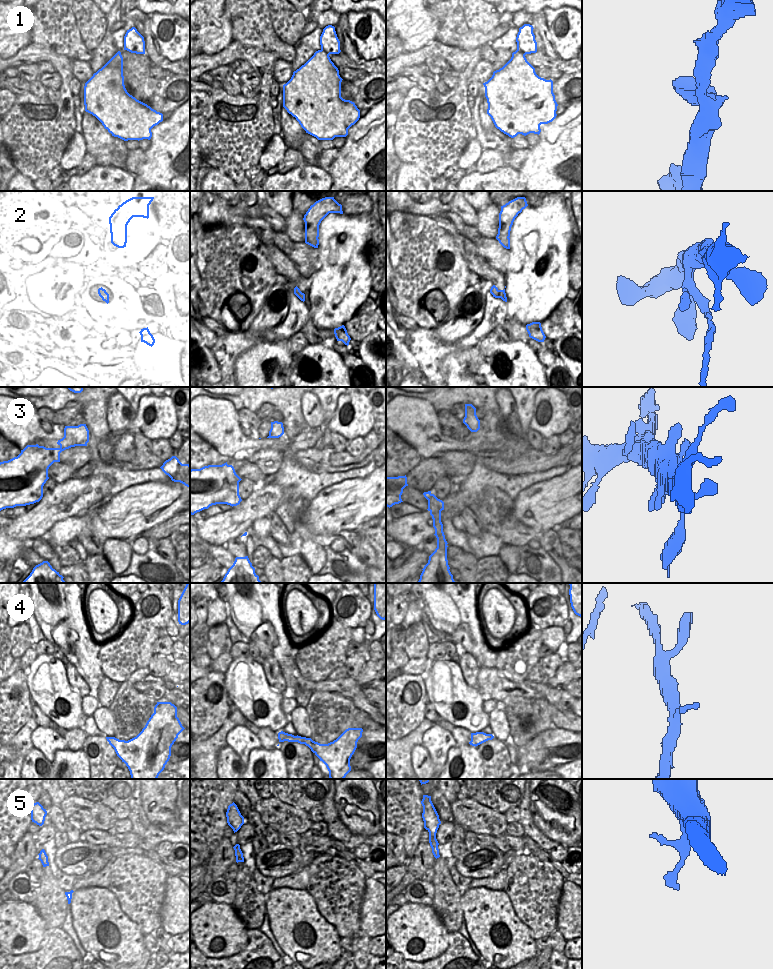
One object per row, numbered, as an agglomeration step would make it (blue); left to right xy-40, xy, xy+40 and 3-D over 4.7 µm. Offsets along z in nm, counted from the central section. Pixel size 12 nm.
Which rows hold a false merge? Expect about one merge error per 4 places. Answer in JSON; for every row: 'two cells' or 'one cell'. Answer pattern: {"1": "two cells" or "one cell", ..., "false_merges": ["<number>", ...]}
{"1": "one cell", "2": "one cell", "3": "one cell", "4": "one cell", "5": "one cell", "false_merges": []}

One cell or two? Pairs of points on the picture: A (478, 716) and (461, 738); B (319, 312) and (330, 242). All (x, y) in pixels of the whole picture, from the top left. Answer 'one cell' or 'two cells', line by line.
A: two cells
B: one cell

